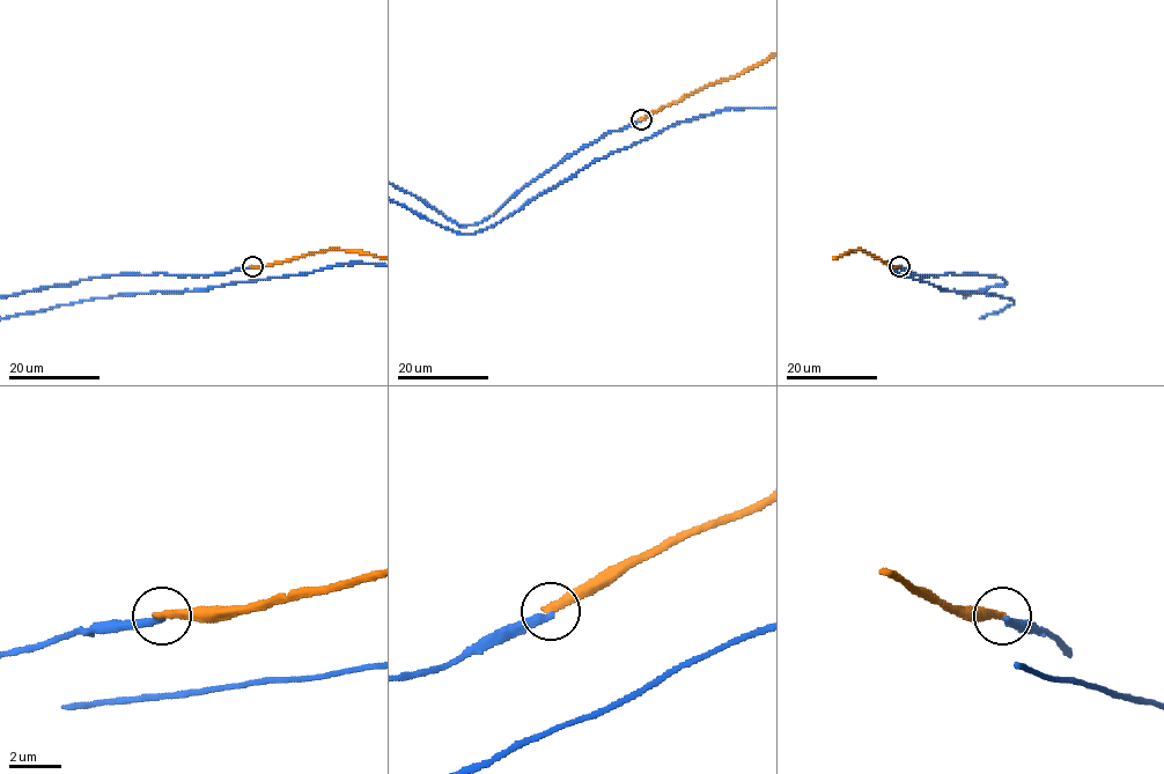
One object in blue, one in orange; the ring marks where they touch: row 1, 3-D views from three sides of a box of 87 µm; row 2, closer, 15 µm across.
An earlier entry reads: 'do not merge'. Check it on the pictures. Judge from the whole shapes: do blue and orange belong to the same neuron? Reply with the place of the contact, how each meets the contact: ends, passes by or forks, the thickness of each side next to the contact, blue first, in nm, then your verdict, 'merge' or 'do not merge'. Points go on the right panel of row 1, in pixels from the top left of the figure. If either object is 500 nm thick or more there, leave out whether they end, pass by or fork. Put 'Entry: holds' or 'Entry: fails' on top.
Entry: holds
place (899, 266); blue ends; orange ends; calibres 300 and 360 nm; do not merge

